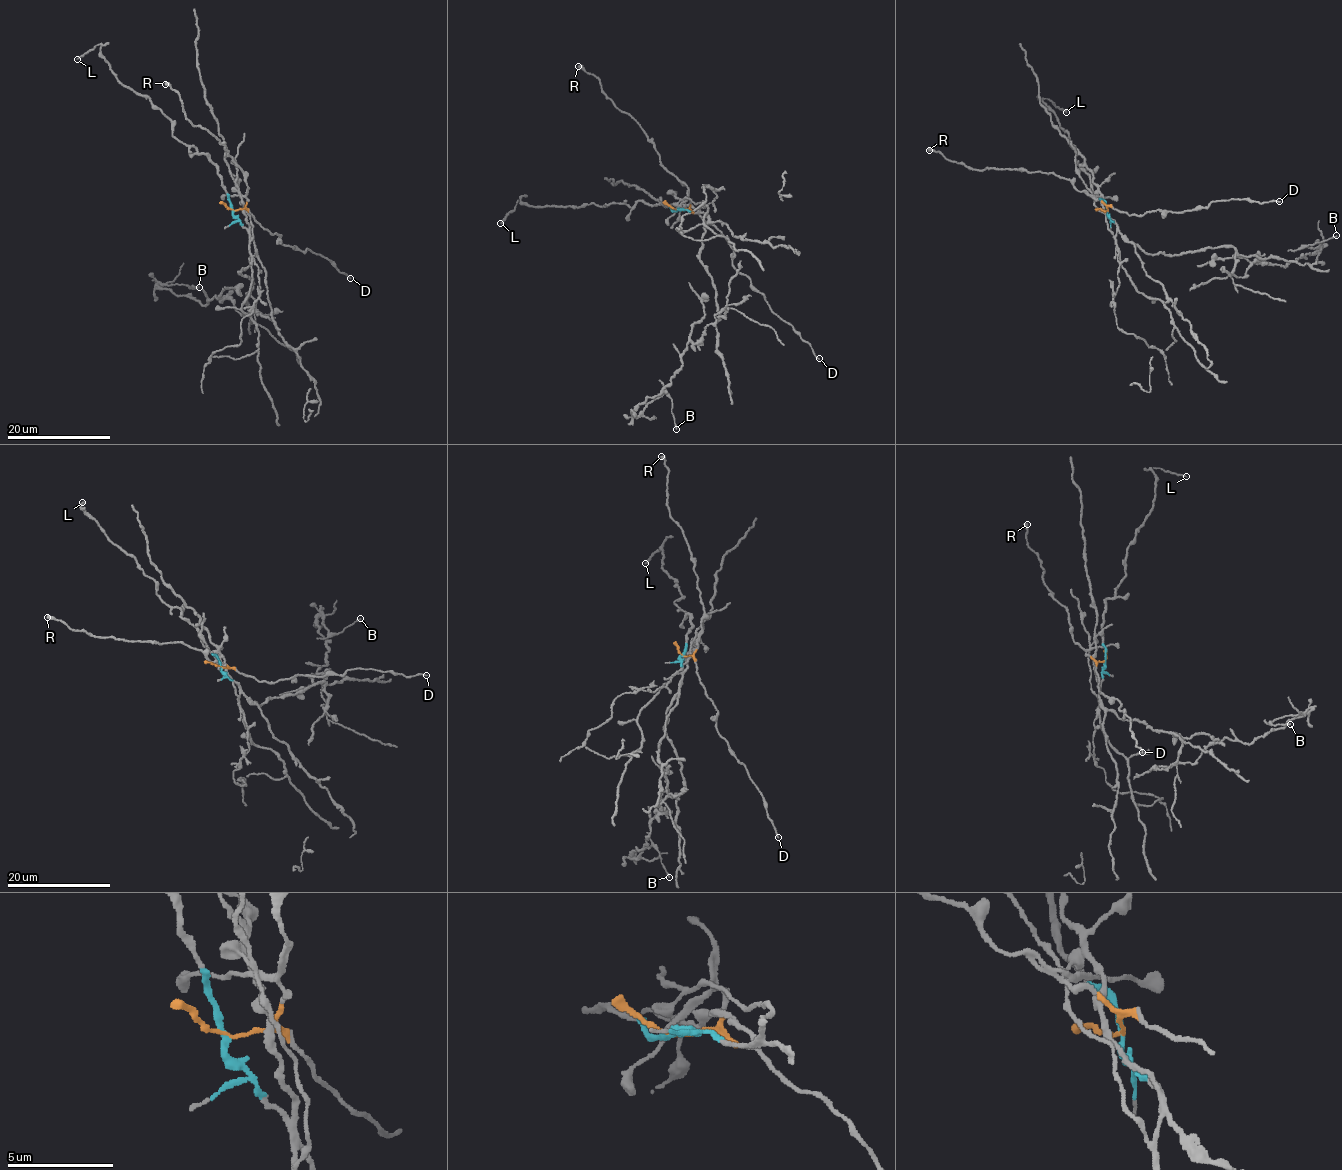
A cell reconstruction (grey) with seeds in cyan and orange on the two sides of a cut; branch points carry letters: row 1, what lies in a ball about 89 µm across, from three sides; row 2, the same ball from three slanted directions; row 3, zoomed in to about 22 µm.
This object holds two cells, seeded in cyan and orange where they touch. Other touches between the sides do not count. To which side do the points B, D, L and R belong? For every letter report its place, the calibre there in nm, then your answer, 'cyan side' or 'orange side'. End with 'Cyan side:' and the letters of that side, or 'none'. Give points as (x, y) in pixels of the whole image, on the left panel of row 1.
B: (199, 287) | 160 nm | cyan side
D: (350, 278) | 130 nm | orange side
L: (77, 59) | 180 nm | cyan side
R: (165, 84) | 440 nm | orange side
Cyan side: B, L

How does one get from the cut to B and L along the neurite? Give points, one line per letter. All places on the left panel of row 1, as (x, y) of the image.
B: (232, 210), (254, 245), (239, 274), (252, 278), (253, 310), (158, 286), (199, 287)
L: (232, 210), (218, 169), (193, 146), (179, 142), (172, 123), (148, 96), (117, 79), (100, 45), (76, 59)

